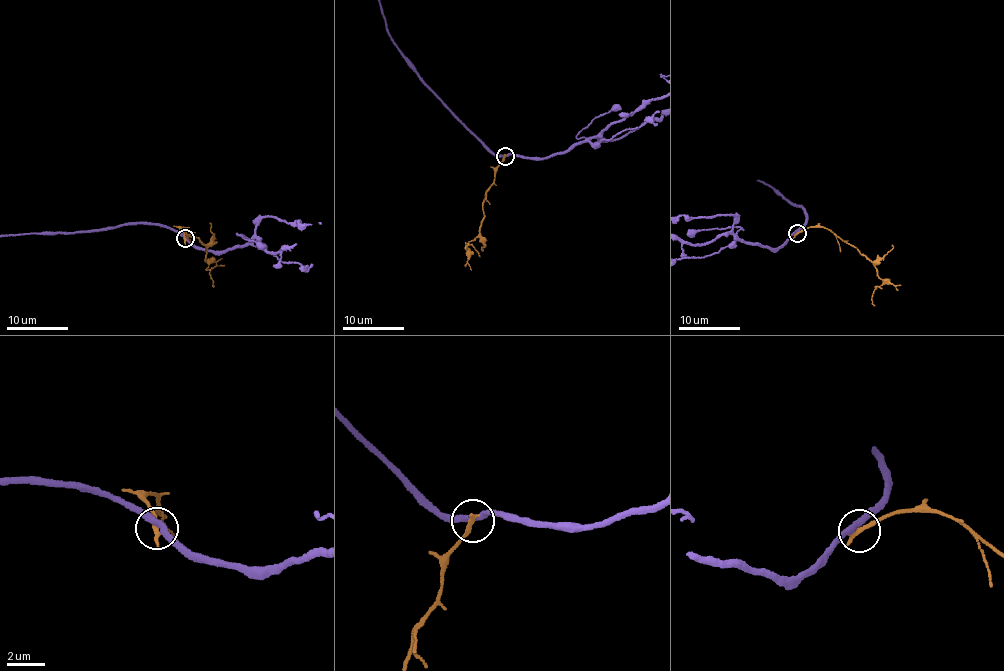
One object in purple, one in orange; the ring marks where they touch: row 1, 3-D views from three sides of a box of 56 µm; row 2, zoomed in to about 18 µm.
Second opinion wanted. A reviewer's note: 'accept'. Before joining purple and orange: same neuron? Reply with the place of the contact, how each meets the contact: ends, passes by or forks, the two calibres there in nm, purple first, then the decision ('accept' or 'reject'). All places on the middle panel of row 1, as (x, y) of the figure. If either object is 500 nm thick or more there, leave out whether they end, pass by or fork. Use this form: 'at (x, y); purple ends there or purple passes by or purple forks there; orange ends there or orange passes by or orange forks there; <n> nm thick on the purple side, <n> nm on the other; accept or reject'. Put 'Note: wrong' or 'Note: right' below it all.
at (505, 156); purple passes by; orange ends there; 320 nm thick on the purple side, 280 nm on the other; accept
Note: right

